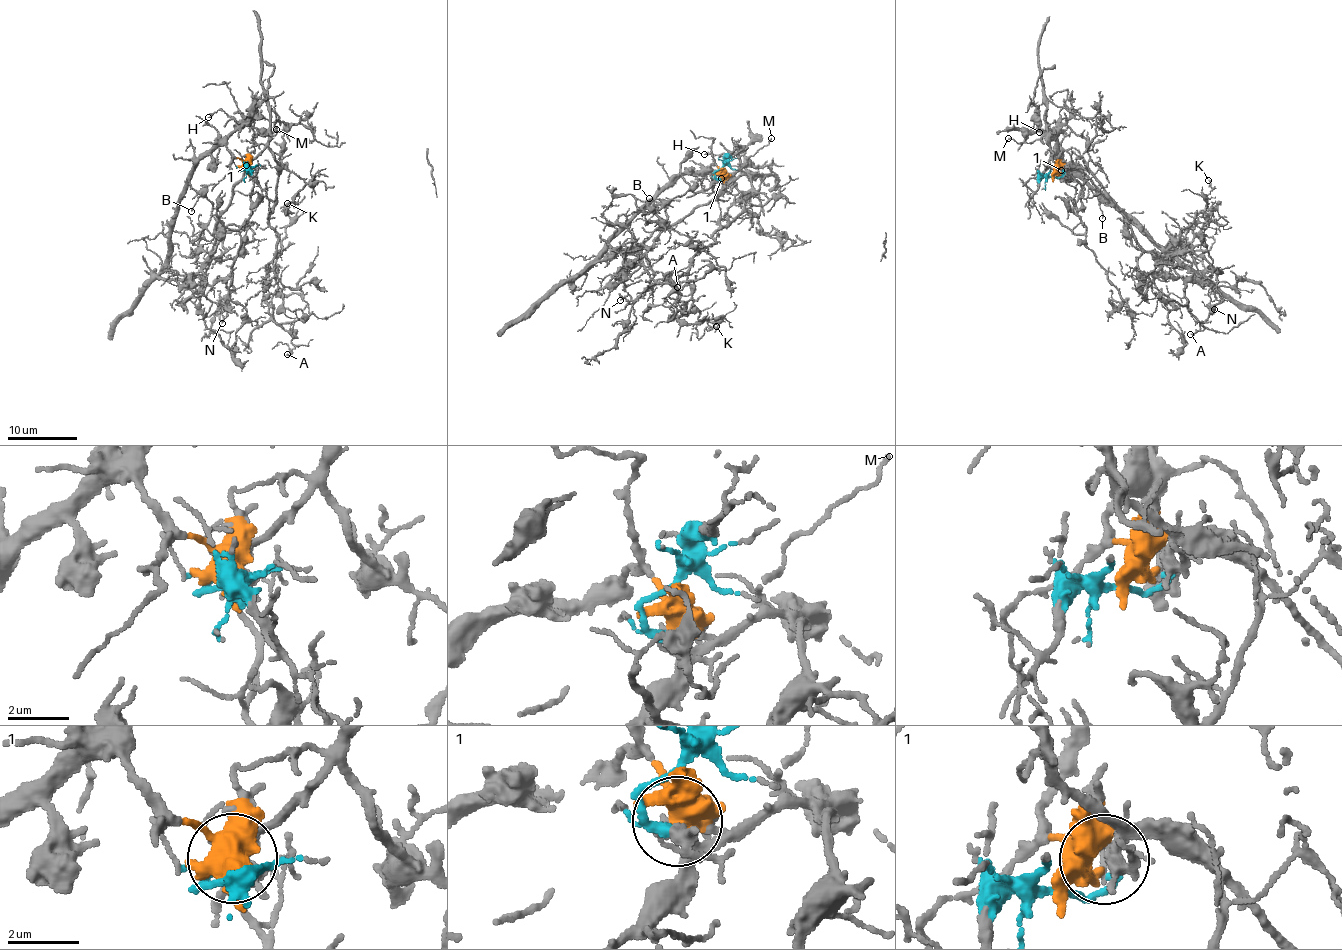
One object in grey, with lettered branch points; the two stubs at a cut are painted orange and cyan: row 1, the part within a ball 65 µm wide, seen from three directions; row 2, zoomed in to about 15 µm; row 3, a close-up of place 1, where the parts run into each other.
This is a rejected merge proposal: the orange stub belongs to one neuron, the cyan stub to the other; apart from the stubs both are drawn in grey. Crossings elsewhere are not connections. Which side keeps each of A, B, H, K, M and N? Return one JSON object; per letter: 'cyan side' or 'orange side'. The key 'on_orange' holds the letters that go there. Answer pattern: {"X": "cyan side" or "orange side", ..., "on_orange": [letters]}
{"A": "cyan side", "B": "cyan side", "H": "orange side", "K": "cyan side", "M": "orange side", "N": "cyan side", "on_orange": ["H", "M"]}

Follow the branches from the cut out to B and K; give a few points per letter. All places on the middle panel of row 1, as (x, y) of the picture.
B: (722, 168), (715, 174), (722, 183), (721, 192), (676, 222), (665, 223), (660, 201), (648, 199)
K: (722, 168), (715, 177), (726, 182), (748, 176), (748, 199), (696, 254), (687, 276), (691, 311), (715, 326)

